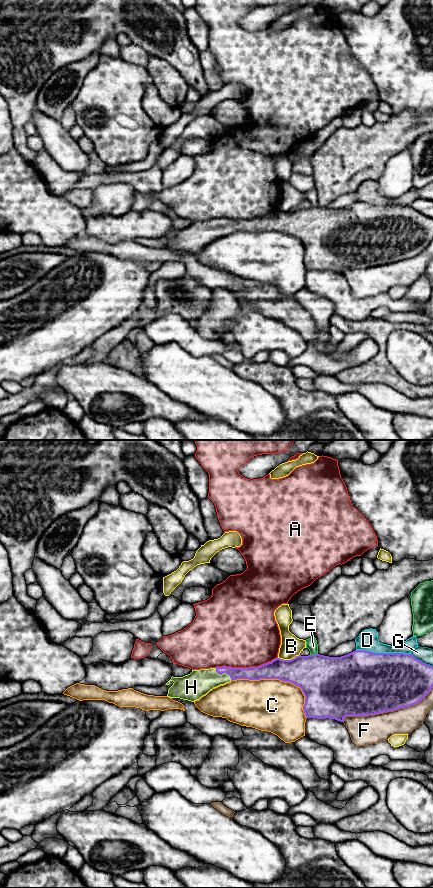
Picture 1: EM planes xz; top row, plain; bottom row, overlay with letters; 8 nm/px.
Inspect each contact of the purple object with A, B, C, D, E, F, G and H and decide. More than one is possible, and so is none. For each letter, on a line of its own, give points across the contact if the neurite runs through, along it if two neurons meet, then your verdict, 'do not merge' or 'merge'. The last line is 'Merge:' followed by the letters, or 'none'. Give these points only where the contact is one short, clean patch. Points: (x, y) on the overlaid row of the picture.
A: do not merge
B: do not merge
C: do not merge
D: do not merge
E: do not merge
F: do not merge
G: do not merge
H: do not merge
Merge: none

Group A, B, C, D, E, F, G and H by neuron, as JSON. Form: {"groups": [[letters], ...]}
{"groups": [["A"], ["B"], ["C"], ["D", "G"], ["E"], ["F"], ["H"]]}

